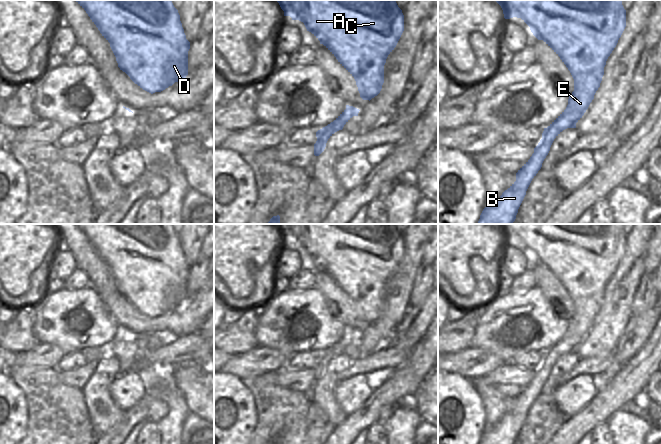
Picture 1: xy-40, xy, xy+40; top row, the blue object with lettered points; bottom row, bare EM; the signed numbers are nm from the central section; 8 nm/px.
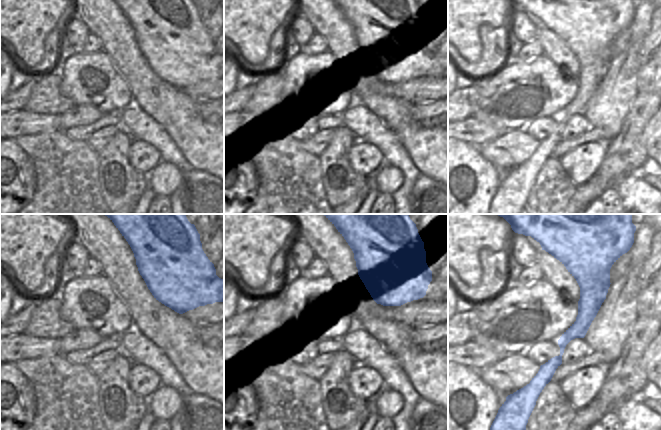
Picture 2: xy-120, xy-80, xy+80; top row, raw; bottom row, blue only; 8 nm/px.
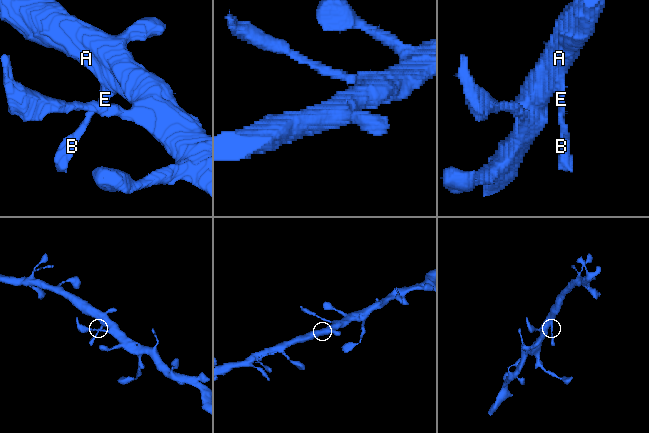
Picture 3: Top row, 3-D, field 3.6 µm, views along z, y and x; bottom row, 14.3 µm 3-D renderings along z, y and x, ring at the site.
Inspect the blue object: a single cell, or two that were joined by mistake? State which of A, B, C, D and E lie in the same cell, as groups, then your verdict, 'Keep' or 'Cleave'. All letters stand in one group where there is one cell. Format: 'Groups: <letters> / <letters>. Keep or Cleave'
Groups: A B C D E. Keep.

